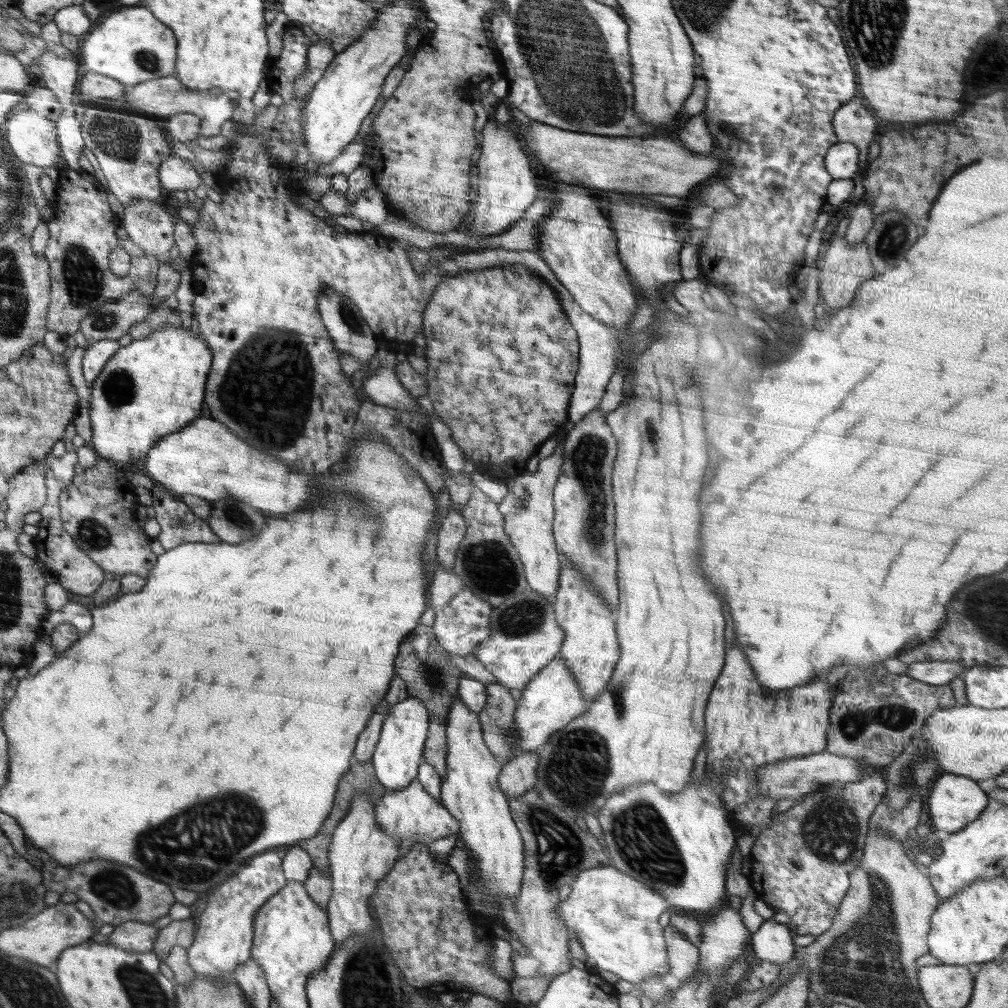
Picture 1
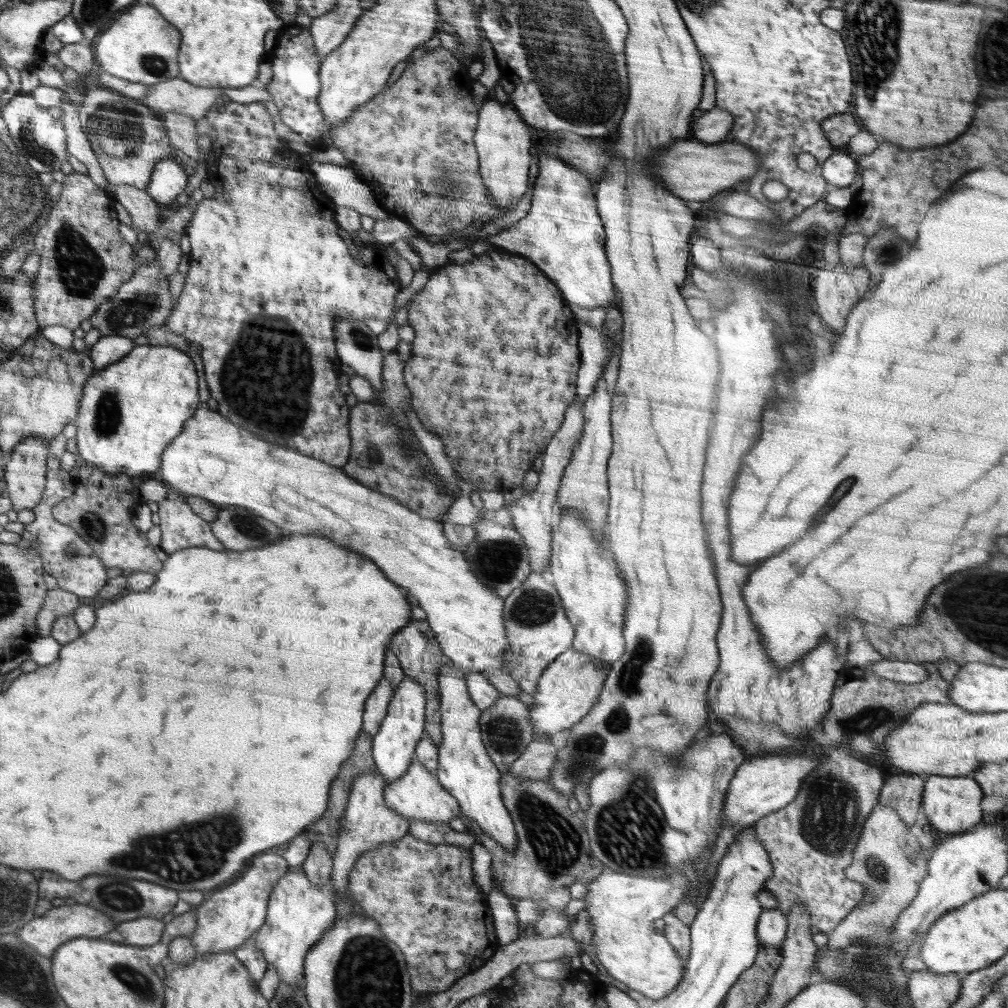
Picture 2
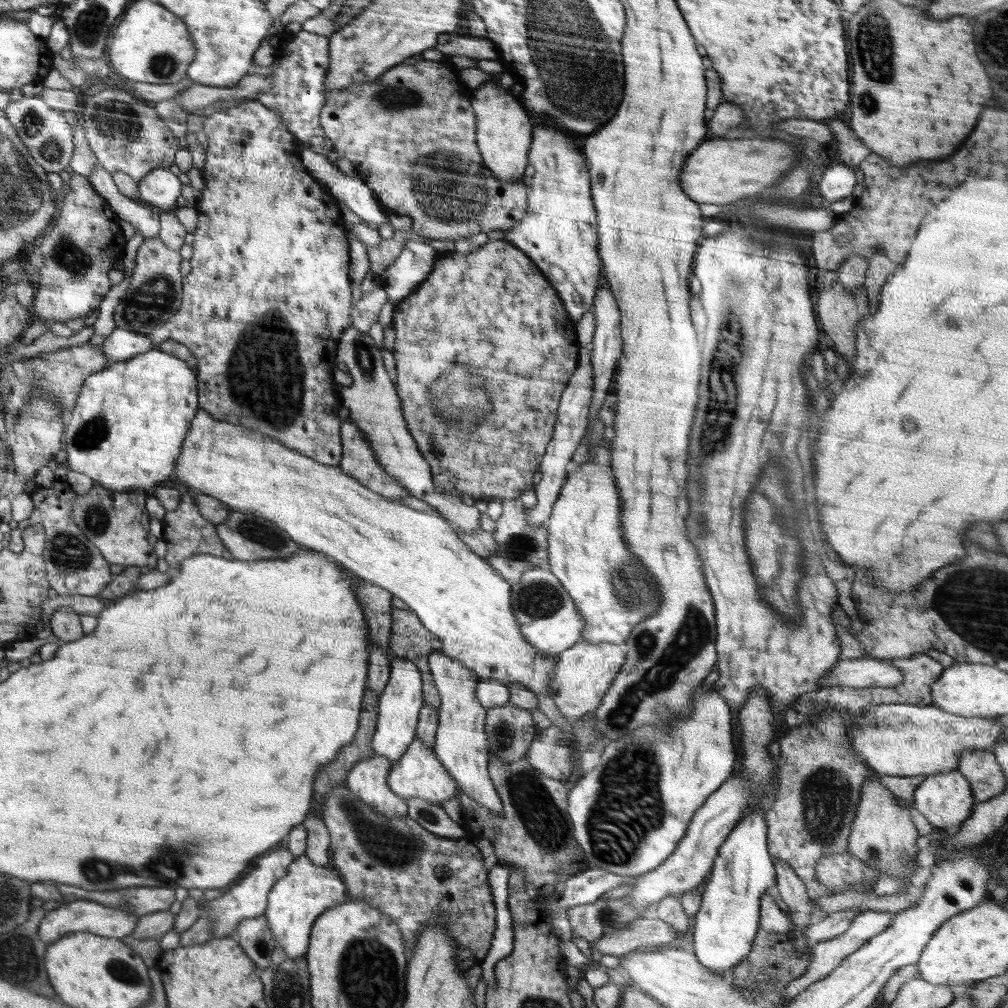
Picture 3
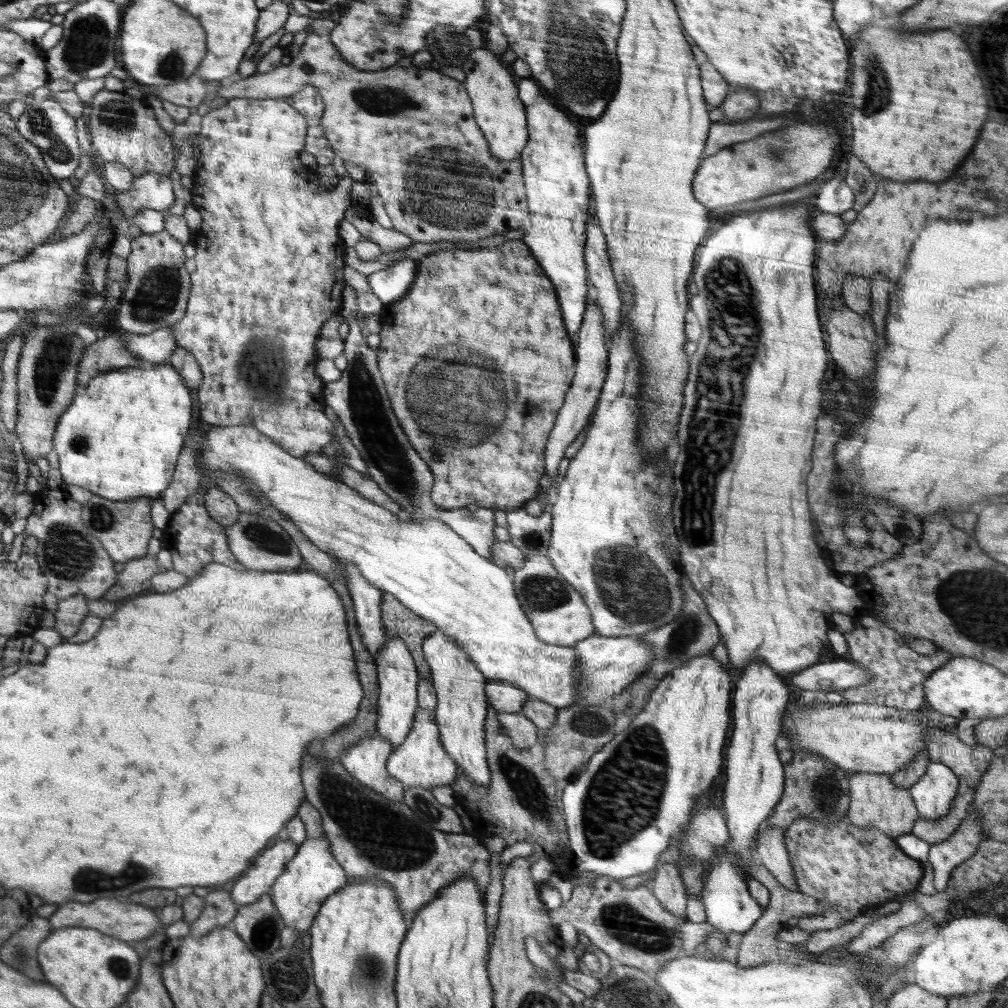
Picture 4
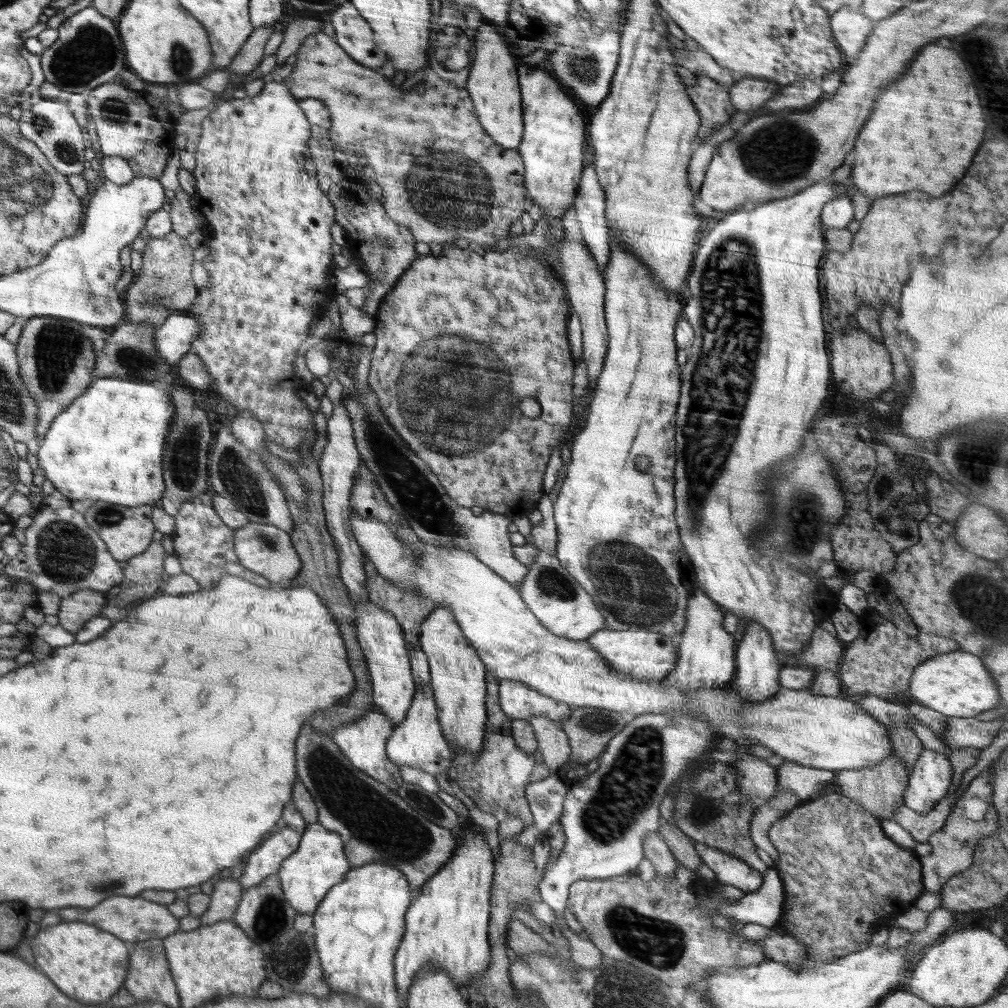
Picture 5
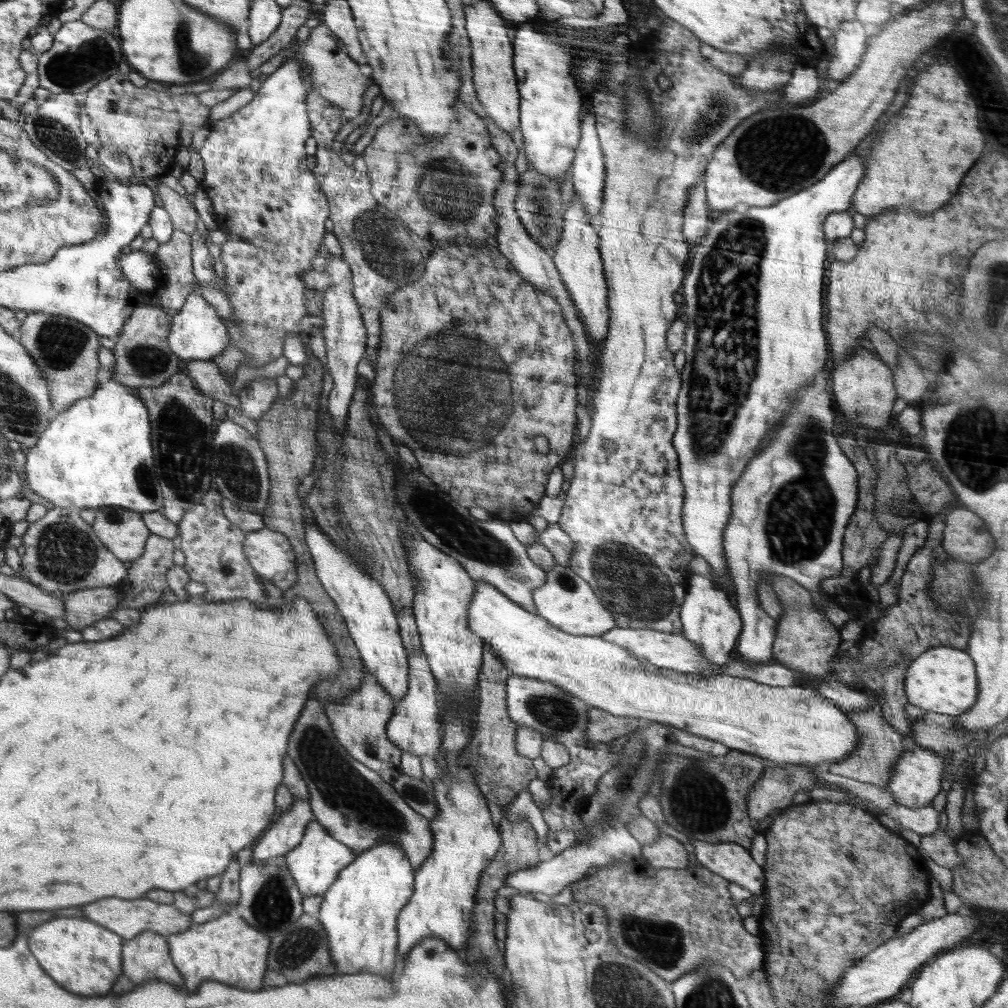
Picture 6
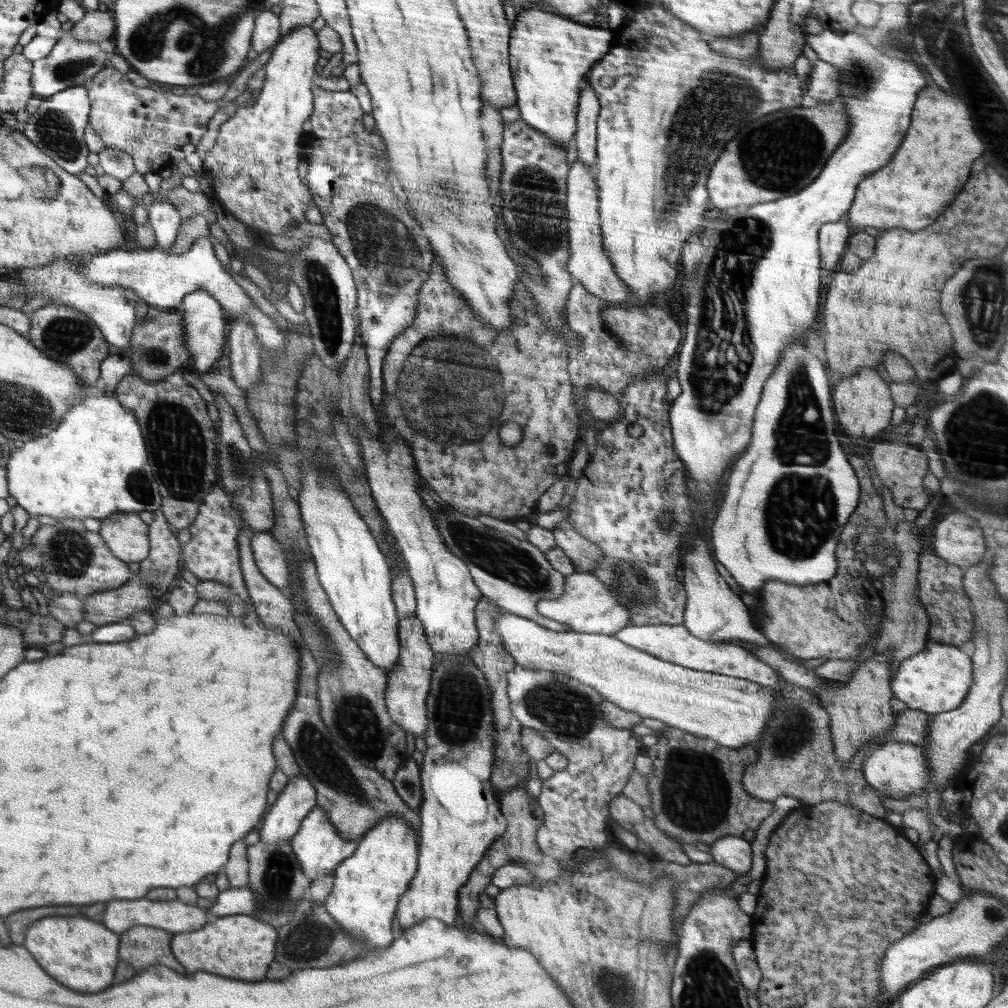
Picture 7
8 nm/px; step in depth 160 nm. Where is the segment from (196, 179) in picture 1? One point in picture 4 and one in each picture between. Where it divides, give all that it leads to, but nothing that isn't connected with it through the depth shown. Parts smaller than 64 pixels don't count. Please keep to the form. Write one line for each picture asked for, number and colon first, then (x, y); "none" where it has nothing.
2: (169, 179)
3: (161, 188)
4: (152, 191)

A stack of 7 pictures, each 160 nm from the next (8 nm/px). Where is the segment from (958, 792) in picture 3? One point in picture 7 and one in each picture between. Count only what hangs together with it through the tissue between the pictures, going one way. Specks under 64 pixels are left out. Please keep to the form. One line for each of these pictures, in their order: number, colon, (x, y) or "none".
4: (933, 794)
5: (928, 782)
6: (915, 779)
7: (894, 769)

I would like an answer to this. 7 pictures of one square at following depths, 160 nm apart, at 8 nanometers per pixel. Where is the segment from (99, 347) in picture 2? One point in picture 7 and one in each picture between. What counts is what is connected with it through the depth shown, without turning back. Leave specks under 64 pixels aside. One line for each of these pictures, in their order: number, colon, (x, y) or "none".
3: (121, 344)
4: (157, 347)
5: (173, 338)
6: (198, 333)
7: (207, 324)

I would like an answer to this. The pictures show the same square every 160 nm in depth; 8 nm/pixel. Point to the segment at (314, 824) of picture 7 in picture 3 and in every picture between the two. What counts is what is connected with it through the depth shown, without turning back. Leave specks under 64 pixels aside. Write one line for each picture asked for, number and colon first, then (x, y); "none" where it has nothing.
3: (307, 890)
4: (314, 874)
5: (320, 863)
6: (315, 863)

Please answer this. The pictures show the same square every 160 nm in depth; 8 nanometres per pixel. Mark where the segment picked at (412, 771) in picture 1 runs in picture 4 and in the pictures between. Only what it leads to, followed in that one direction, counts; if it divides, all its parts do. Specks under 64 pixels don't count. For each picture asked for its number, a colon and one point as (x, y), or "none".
2: (393, 747)
3: (399, 706)
4: (397, 675)

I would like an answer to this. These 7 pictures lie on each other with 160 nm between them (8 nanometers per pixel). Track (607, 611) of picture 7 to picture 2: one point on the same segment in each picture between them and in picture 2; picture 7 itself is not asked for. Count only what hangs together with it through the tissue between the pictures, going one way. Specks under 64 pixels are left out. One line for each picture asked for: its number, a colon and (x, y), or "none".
2: (537, 629)
3: (549, 620)
4: (558, 613)
5: (566, 610)
6: (566, 601)

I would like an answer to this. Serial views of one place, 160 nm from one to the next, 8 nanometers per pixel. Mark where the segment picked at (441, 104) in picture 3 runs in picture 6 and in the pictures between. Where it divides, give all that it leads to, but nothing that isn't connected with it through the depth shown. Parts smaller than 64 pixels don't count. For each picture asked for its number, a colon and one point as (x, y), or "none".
4: (389, 122)
5: (443, 178)
6: (443, 187)

